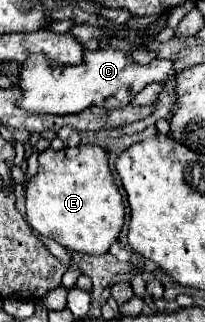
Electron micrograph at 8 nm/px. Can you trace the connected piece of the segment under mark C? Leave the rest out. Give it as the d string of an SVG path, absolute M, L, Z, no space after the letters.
M101 48L95 52L85 52L83 64L79 66L51 66L45 54L31 54L19 70L19 90L21 98L17 106L33 114L77 114L91 104L105 106L107 110L127 106L137 92L141 92L151 82L165 82L171 74L171 60L157 58L155 62L141 66L129 56L115 48Z

